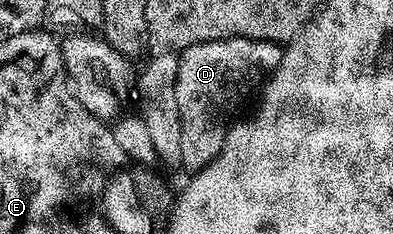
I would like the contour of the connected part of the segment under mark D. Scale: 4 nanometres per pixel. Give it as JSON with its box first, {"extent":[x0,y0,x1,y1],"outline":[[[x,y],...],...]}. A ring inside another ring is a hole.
{"extent":[175,38,283,172],"outline":[[[224,38],[200,42],[182,50],[175,84],[179,120],[183,124],[181,166],[198,172],[219,156],[225,143],[225,131],[233,113],[264,87],[268,77],[279,68],[283,50],[276,42],[250,38]],[[230,117],[230,118],[229,118]]]}

